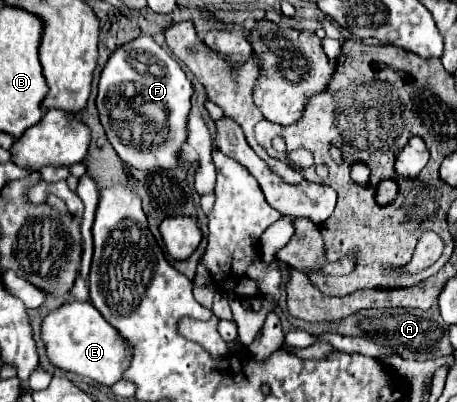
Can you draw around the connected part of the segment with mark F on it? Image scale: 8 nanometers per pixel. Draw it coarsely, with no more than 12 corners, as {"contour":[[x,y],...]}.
{"contour":[[152,36],[116,48],[96,106],[118,156],[174,168],[192,82]]}

